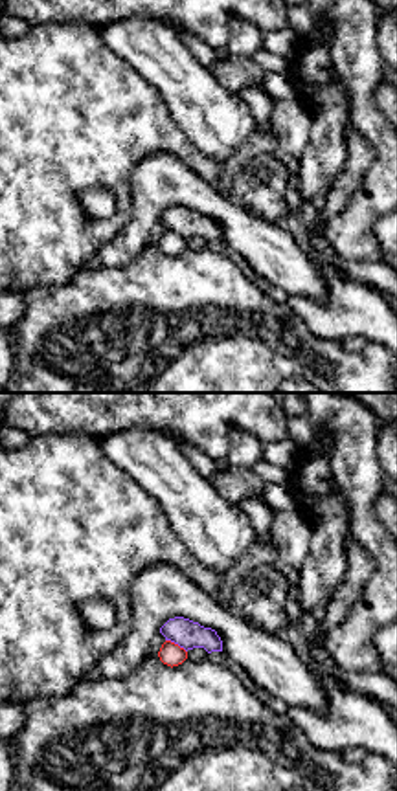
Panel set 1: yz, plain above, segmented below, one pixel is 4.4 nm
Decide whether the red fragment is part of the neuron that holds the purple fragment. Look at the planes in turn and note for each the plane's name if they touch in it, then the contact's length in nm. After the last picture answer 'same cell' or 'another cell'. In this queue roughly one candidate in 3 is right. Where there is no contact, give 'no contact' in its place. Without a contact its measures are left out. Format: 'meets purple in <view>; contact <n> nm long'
meets purple in yz; contact 110 nm long

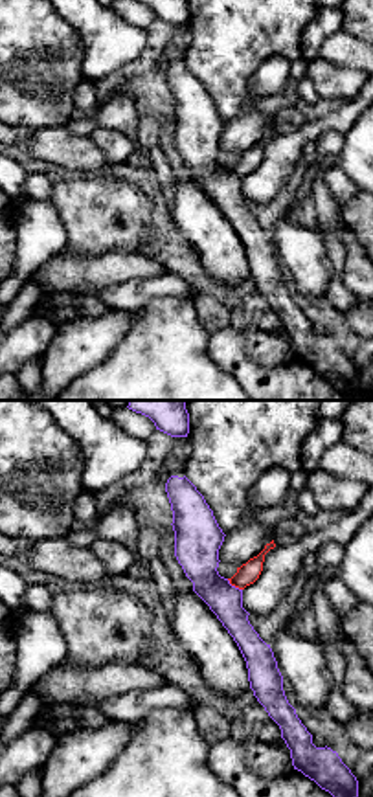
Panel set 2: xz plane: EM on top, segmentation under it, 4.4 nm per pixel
meets purple in xz; contact 90 nm long

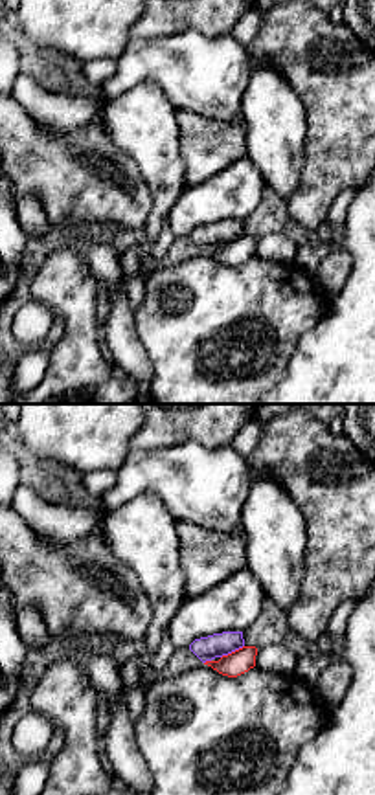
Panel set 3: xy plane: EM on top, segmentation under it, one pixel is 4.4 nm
meets purple in xy; contact 120 nm long

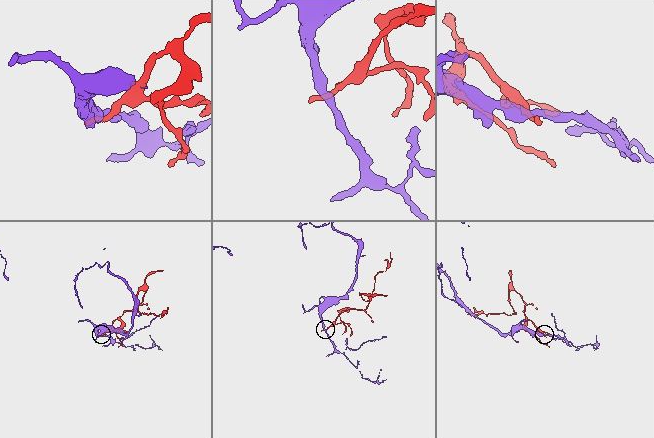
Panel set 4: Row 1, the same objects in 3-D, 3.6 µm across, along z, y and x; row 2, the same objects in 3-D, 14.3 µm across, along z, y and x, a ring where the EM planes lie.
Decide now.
another cell

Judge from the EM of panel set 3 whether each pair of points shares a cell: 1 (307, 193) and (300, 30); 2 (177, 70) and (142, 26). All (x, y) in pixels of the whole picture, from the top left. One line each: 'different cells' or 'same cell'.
1: same cell
2: different cells

